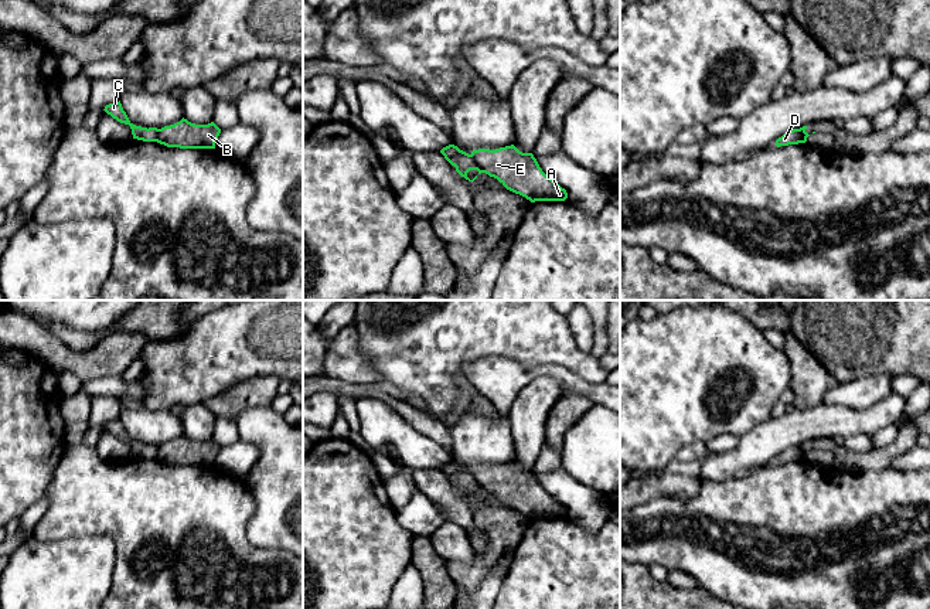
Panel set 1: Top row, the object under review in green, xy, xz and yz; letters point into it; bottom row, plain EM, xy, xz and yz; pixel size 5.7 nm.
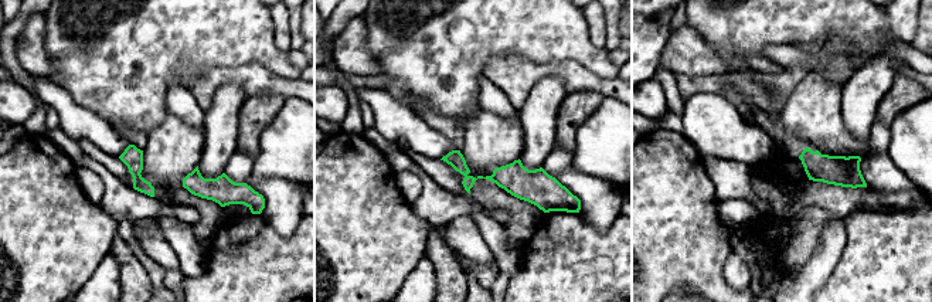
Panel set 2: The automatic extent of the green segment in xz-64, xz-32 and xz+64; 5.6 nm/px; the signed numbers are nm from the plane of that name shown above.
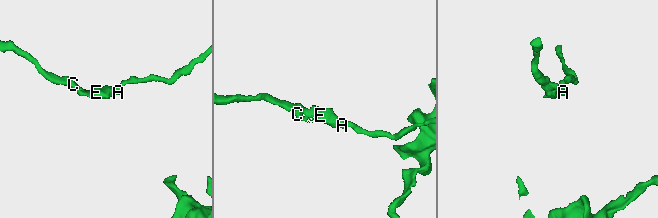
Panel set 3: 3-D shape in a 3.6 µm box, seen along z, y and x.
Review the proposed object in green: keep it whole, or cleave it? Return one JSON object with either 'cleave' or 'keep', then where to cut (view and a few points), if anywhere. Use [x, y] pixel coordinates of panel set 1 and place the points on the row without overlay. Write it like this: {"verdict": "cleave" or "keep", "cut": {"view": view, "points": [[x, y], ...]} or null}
{"verdict": "cleave", "cut": {"view": "xz", "points": [[470, 472], [483, 489]]}}

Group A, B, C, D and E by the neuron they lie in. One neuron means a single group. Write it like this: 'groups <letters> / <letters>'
groups A B D E / C

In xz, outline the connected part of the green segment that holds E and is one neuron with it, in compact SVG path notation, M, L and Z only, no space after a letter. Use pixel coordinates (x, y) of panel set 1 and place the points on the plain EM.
M514 462L473 467L471 474L483 490L531 520L568 516L566 507L542 489L534 472L522 470Z

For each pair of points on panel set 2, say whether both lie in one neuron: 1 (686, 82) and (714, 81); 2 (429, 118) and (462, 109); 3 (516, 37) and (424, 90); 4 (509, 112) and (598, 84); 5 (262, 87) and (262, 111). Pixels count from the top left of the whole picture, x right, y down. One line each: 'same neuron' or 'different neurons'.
1: same neuron
2: different neurons
3: same neuron
4: different neurons
5: different neurons

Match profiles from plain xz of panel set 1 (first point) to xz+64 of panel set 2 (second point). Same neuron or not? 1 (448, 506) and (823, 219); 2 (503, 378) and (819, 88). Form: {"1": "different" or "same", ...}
{"1": "different", "2": "different"}

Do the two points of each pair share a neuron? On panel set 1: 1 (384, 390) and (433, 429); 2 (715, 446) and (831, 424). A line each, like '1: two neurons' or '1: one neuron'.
1: one neuron
2: two neurons

